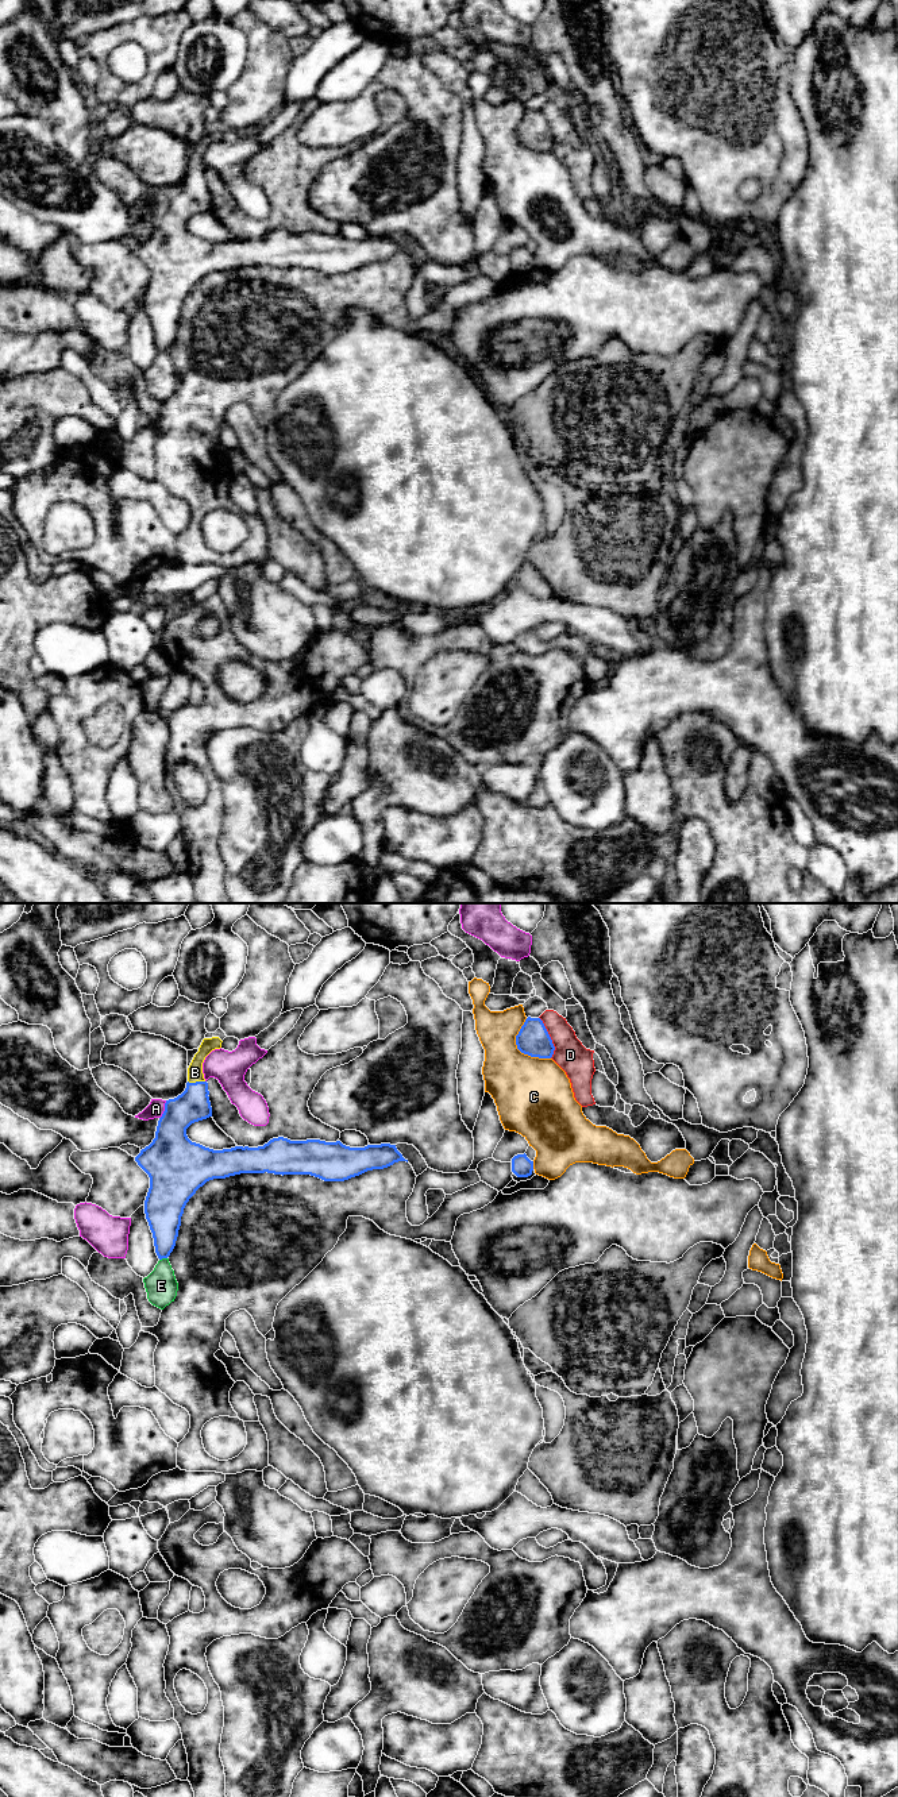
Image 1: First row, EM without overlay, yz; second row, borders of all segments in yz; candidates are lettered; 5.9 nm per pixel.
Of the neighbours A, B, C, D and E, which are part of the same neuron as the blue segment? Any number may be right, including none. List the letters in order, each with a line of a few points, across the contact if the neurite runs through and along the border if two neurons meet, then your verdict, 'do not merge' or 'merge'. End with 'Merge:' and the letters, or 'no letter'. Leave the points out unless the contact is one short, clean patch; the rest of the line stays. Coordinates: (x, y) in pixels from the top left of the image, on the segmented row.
A: do not merge
B: line yz (193, 1105), (196, 1082), (195, 1072); merge
C: do not merge
D: do not merge
E: do not merge
Merge: B

